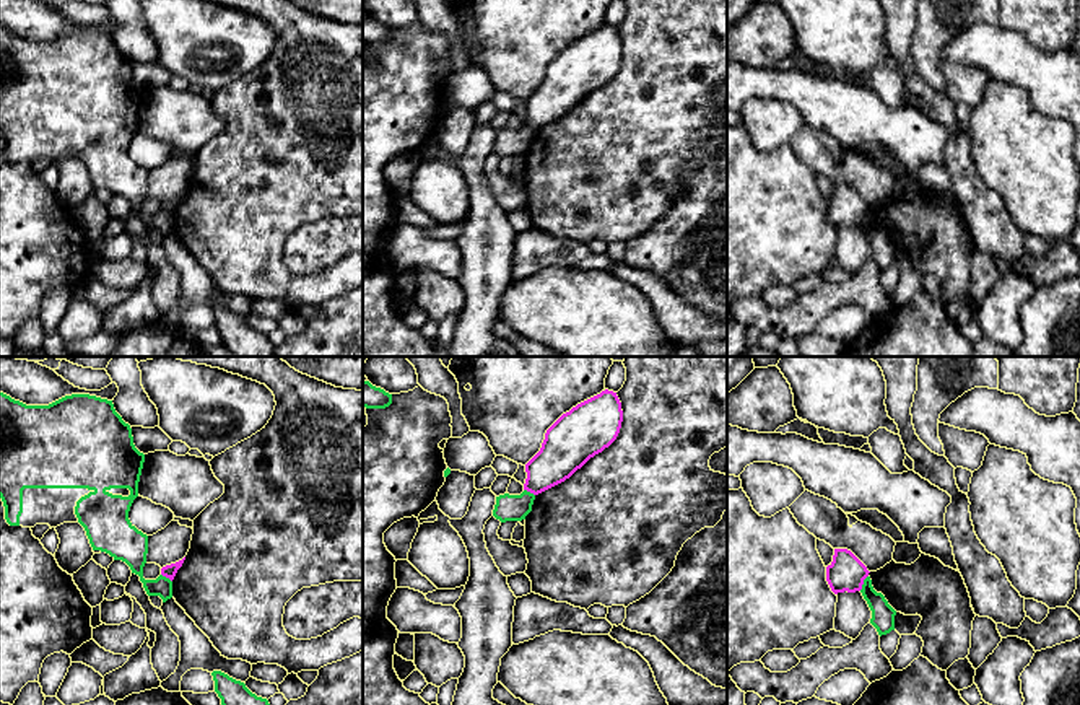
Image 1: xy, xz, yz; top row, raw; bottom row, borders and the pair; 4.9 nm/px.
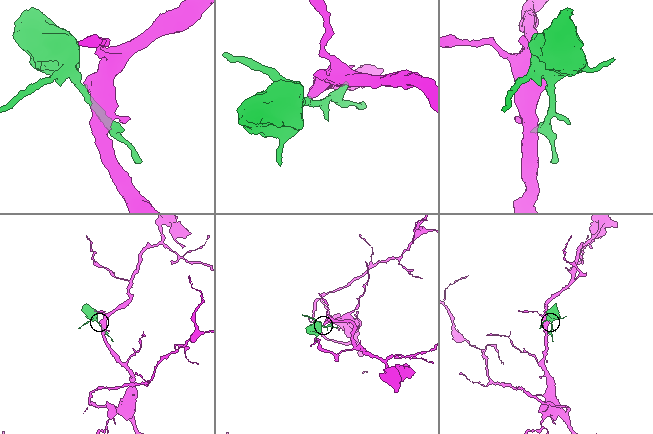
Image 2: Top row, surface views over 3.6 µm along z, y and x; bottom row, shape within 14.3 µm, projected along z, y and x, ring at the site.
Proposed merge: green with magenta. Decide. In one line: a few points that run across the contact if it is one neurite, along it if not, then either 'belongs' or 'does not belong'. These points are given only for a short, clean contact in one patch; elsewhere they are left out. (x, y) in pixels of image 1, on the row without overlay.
line yz (867, 210), (859, 225); does not belong

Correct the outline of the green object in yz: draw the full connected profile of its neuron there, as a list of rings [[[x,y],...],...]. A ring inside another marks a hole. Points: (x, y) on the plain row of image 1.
[[[870,212],[864,215],[860,228],[872,246],[870,259],[877,264],[878,270],[882,272],[895,265],[896,246],[882,228],[873,225]]]

